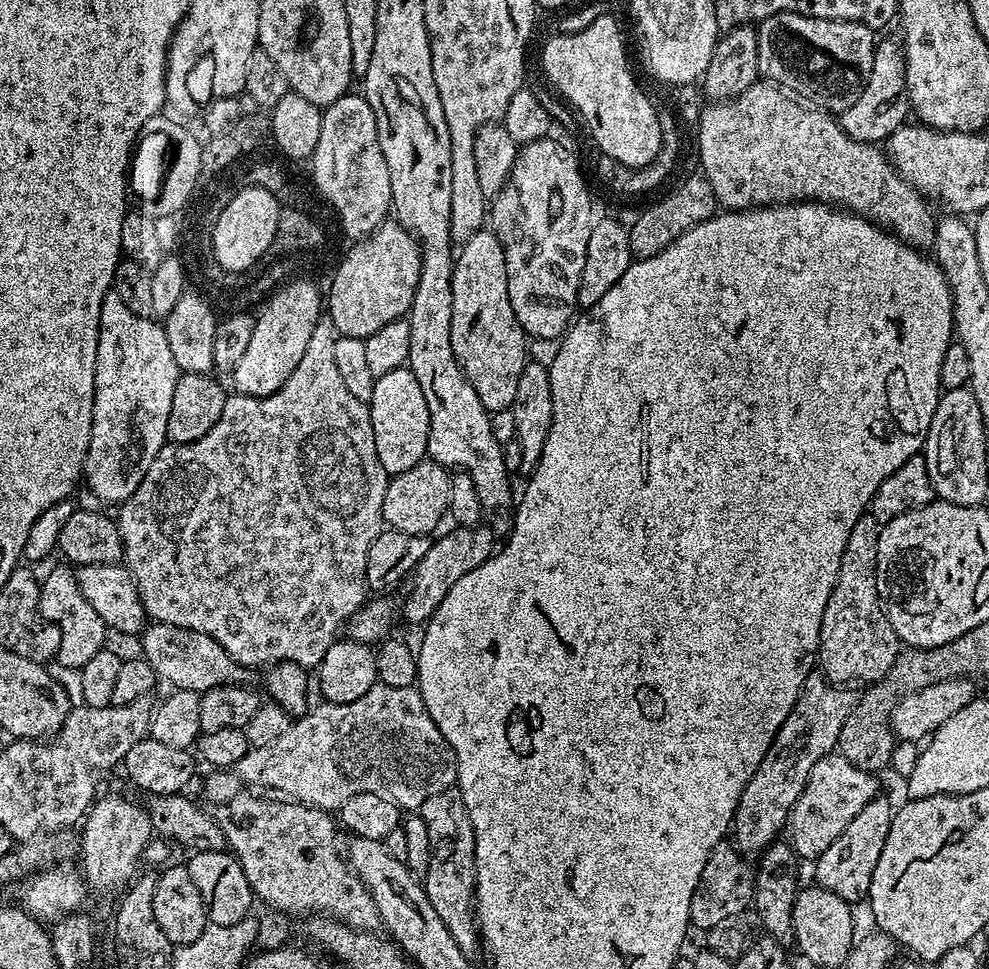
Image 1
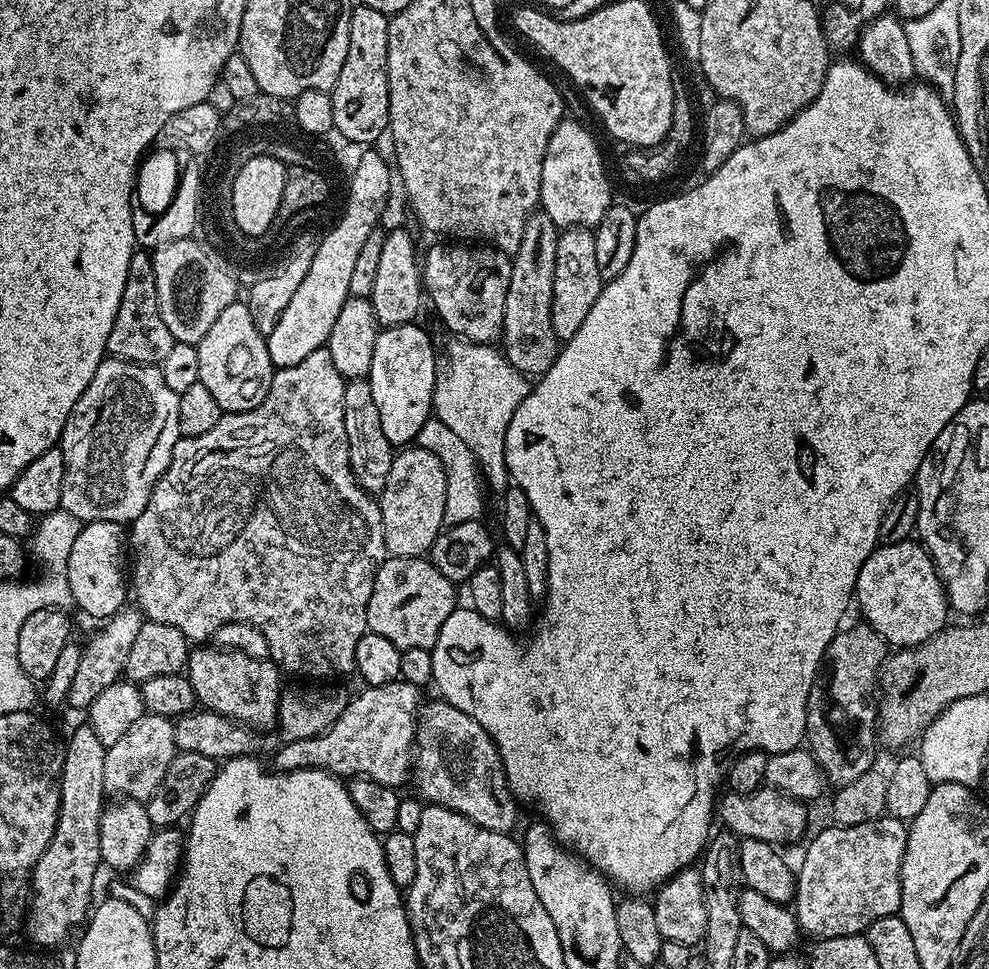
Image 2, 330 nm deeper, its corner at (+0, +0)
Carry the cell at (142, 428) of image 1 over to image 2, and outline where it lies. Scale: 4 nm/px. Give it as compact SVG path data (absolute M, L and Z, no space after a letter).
M106 358L94 370L94 378L90 378L90 386L78 398L74 410L68 415L68 421L64 427L64 433L60 436L58 447L64 451L64 481L62 482L62 502L60 508L69 512L75 520L81 522L93 520L105 520L106 522L116 522L127 525L129 522L138 518L142 510L146 510L146 502L150 502L150 494L154 490L156 481L160 479L161 474L168 468L168 463L172 461L172 451L174 446L181 440L180 427L178 426L178 402L180 393L170 390L166 386L166 378L162 378L159 367L154 364L135 364L129 360L117 360L115 358Z

